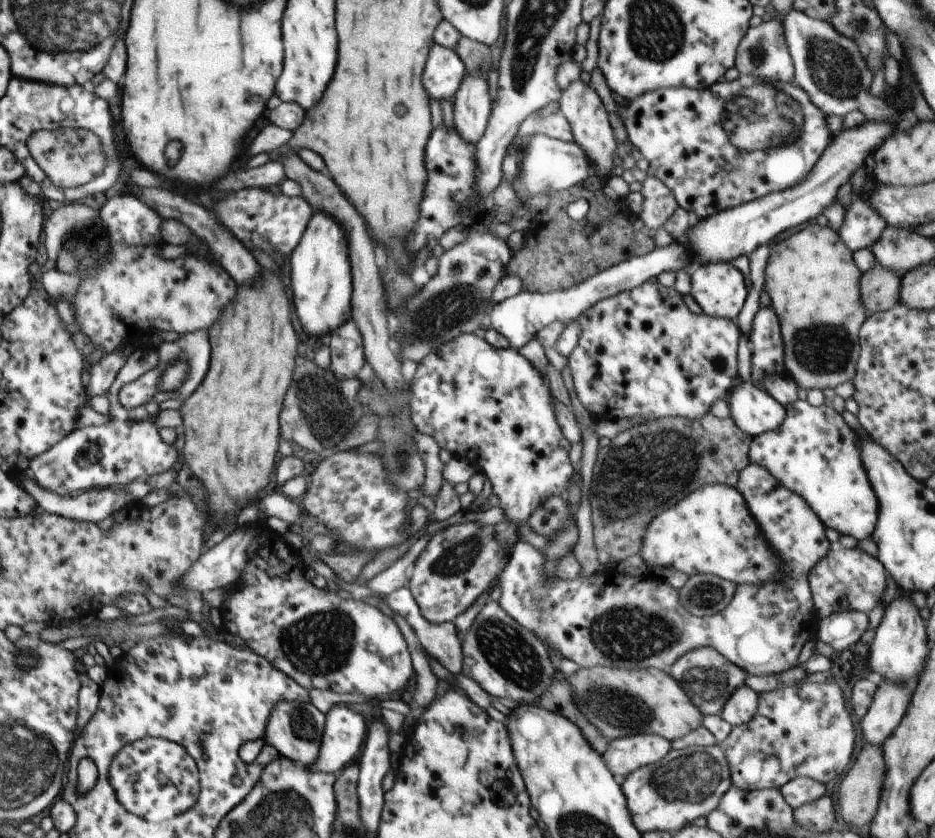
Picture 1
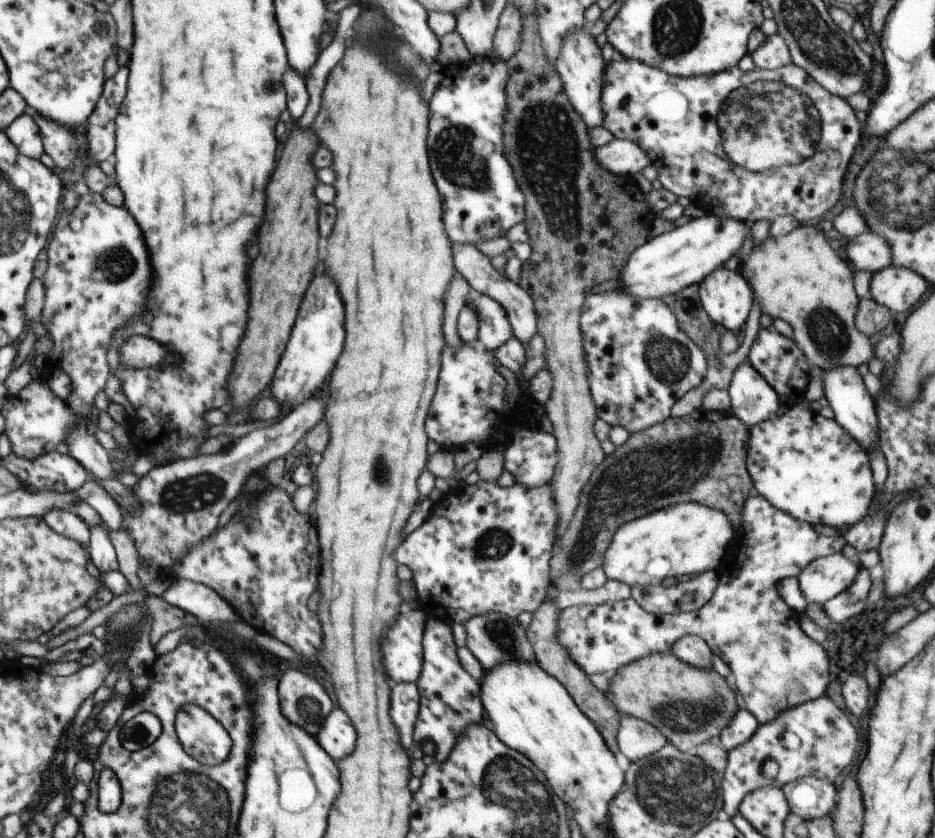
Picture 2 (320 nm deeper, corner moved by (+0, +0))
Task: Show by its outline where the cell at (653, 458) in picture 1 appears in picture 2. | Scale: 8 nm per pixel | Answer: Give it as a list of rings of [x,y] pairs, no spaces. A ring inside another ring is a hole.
[[[695,409],[693,413],[666,419],[646,430],[630,434],[626,444],[616,447],[590,475],[572,520],[559,538],[549,562],[552,587],[561,590],[577,590],[581,578],[603,565],[604,555],[618,526],[665,506],[683,502],[697,502],[722,511],[734,528],[742,526],[742,510],[748,497],[754,492],[752,479],[747,471],[747,453],[744,442],[749,428],[737,417],[728,413]]]

